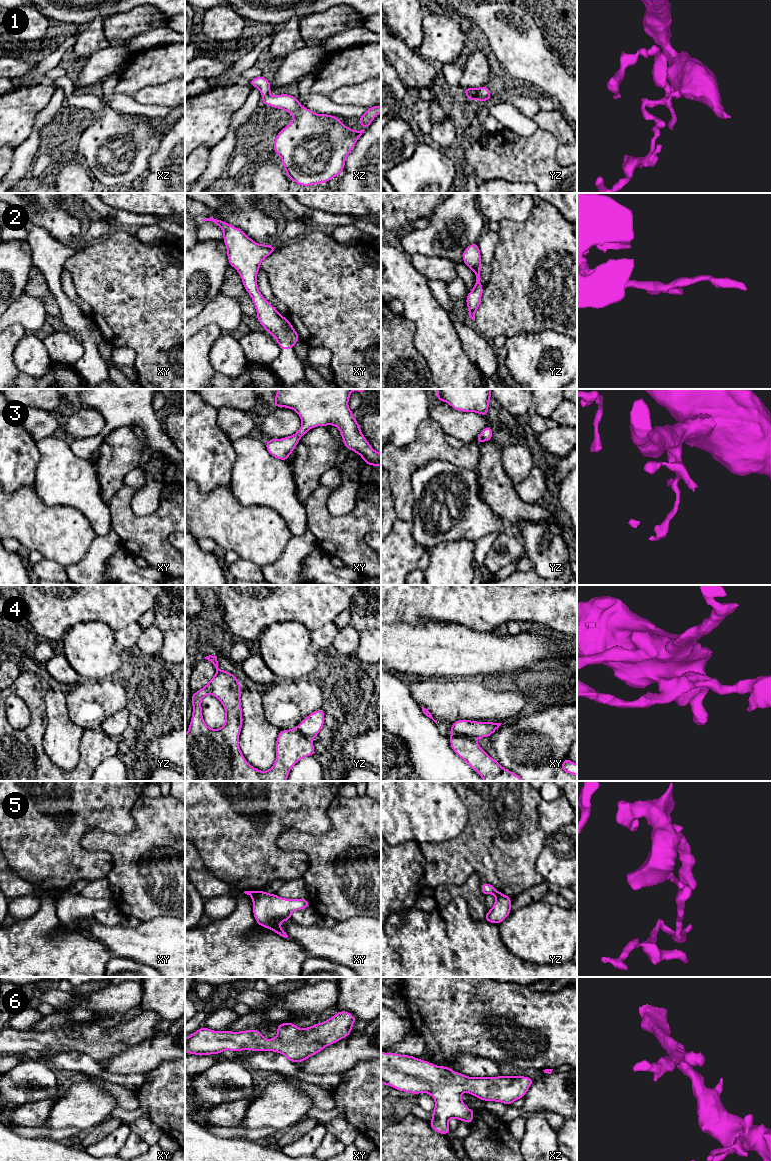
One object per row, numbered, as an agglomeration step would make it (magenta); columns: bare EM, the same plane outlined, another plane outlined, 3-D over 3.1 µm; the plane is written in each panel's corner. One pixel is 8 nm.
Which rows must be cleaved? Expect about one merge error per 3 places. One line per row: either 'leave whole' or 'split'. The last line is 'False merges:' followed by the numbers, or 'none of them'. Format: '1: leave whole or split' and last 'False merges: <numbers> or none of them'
1: leave whole
2: leave whole
3: leave whole
4: split
5: split
6: leave whole
False merges: 4, 5

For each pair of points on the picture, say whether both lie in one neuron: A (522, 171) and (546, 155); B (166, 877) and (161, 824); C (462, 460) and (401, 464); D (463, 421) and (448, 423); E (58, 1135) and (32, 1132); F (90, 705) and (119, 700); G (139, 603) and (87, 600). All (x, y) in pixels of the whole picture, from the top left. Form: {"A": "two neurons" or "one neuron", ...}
{"A": "one neuron", "B": "one neuron", "C": "one neuron", "D": "one neuron", "E": "one neuron", "F": "one neuron", "G": "one neuron"}

